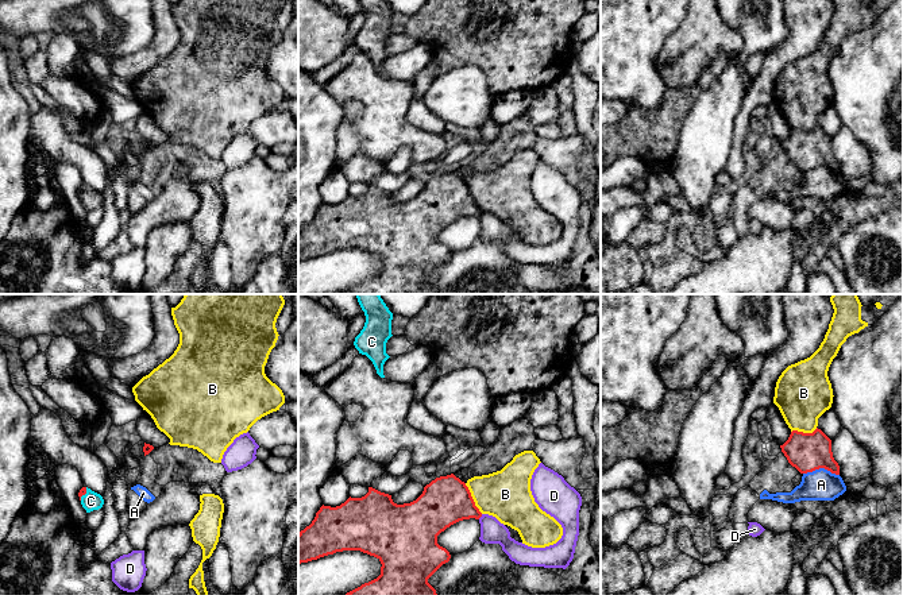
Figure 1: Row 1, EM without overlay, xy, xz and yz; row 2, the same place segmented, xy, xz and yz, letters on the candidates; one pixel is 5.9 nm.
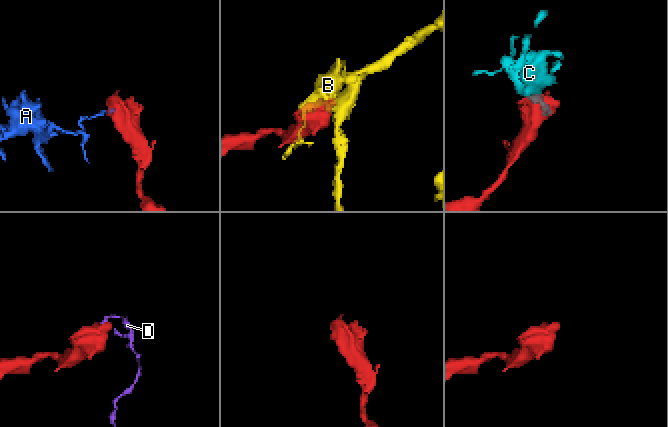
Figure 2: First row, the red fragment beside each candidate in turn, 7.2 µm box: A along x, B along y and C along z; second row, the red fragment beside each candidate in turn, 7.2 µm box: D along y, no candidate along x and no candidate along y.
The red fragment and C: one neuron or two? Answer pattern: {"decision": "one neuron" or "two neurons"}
{"decision": "one neuron"}

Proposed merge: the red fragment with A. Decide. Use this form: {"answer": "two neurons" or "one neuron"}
{"answer": "two neurons"}

